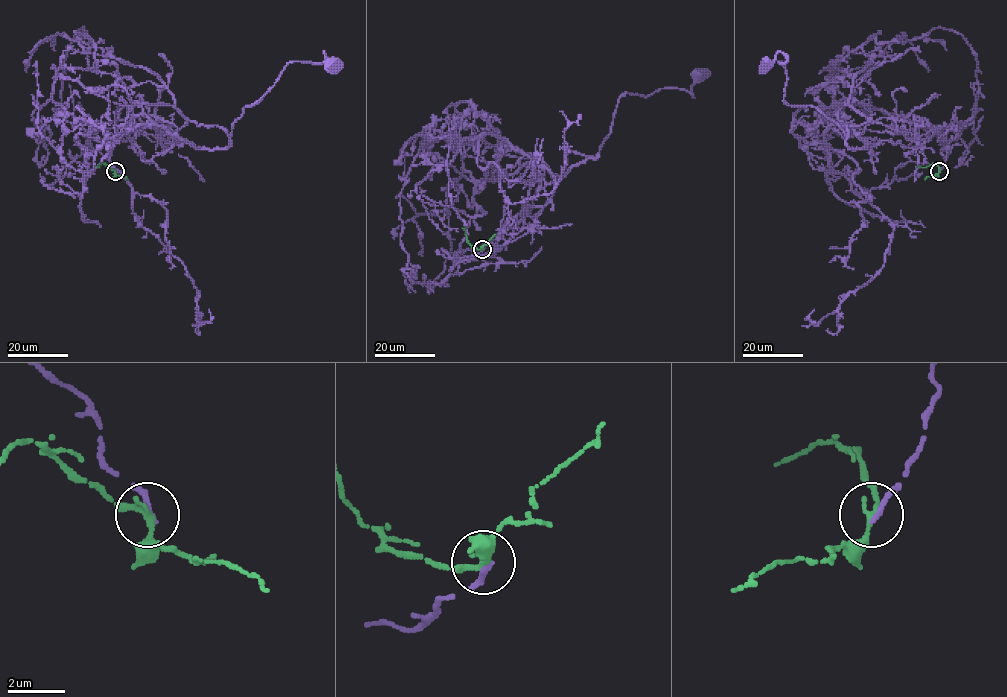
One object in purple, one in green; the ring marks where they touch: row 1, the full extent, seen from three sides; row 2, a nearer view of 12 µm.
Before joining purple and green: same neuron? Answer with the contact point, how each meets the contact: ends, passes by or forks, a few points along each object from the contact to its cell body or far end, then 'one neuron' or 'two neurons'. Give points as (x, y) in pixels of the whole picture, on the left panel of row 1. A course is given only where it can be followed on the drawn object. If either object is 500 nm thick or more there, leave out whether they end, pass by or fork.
(115, 171) | purple ends | green passes by | purple via (115, 171), (91, 134), (160, 118), (195, 147), (226, 147), (290, 62), (324, 51), (333, 65) | green via (115, 171), (102, 163), (98, 167) | two neurons

